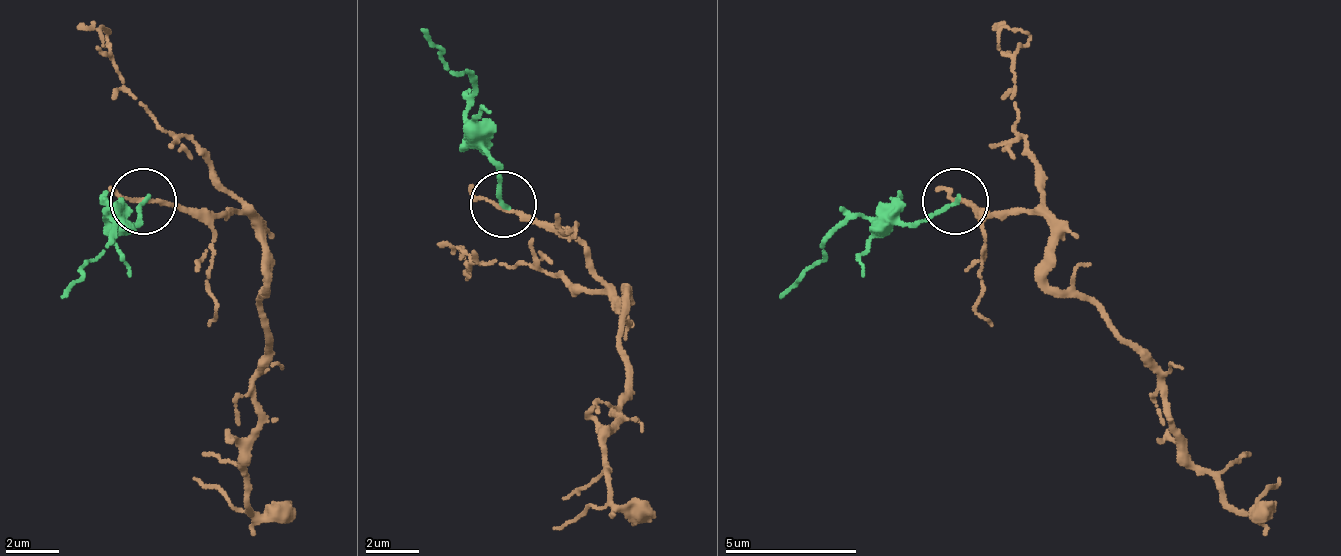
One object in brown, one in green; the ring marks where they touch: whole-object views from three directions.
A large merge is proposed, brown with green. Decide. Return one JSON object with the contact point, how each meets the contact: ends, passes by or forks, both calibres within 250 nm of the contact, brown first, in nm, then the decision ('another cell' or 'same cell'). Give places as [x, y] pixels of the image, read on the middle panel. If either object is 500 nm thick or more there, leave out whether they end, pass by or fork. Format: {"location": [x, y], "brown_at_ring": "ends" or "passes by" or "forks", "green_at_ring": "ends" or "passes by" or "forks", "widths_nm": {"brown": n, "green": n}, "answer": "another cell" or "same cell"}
{"location": [503, 204], "brown_at_ring": "passes by", "green_at_ring": "ends", "widths_nm": {"brown": 140, "green": 170}, "answer": "another cell"}

